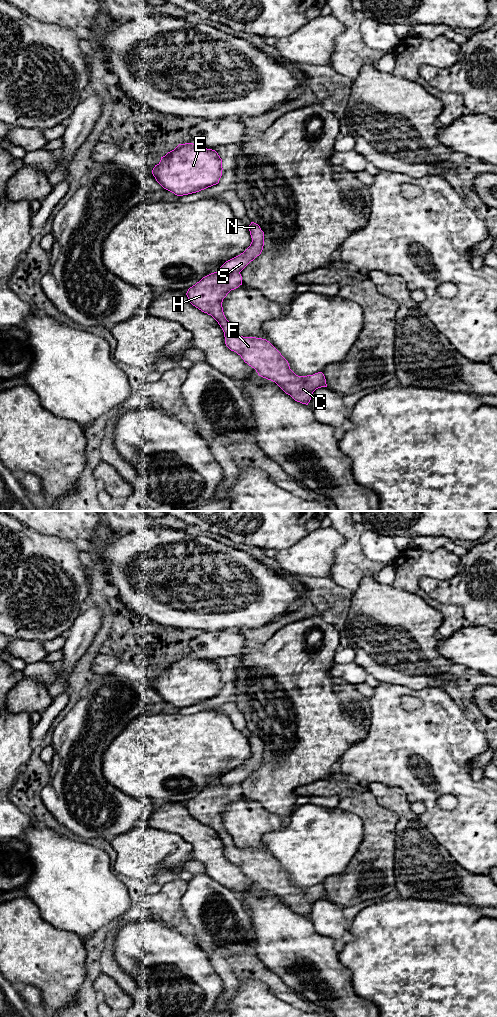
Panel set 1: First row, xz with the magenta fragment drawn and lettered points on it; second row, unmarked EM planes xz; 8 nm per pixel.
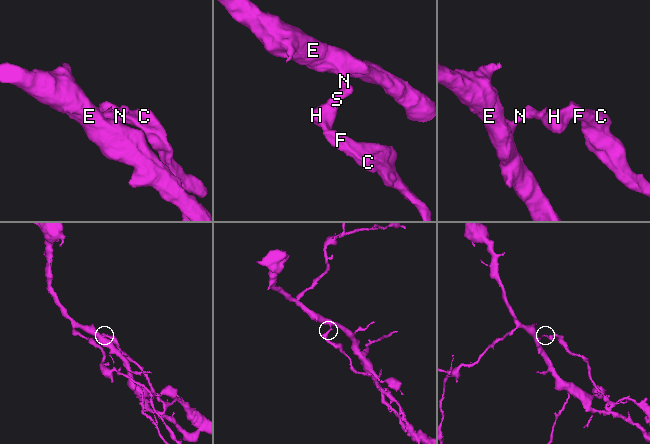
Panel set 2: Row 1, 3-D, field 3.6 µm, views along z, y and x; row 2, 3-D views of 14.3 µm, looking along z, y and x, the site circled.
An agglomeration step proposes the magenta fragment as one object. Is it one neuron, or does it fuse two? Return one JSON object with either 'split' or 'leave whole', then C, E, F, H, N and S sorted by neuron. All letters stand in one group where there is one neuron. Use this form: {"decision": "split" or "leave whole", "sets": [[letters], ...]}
{"decision": "split", "sets": [["C", "F", "H"], ["E", "N", "S"]]}

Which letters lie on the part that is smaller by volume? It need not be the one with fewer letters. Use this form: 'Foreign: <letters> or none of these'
Foreign: C, F, H

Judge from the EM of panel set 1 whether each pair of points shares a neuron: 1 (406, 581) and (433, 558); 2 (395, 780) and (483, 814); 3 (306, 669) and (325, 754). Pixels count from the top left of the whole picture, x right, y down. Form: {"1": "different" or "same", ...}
{"1": "same", "2": "same", "3": "same"}

